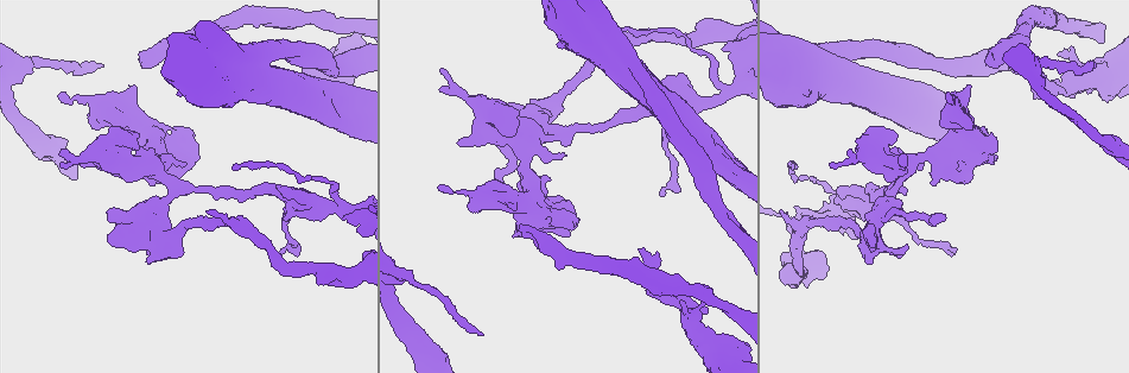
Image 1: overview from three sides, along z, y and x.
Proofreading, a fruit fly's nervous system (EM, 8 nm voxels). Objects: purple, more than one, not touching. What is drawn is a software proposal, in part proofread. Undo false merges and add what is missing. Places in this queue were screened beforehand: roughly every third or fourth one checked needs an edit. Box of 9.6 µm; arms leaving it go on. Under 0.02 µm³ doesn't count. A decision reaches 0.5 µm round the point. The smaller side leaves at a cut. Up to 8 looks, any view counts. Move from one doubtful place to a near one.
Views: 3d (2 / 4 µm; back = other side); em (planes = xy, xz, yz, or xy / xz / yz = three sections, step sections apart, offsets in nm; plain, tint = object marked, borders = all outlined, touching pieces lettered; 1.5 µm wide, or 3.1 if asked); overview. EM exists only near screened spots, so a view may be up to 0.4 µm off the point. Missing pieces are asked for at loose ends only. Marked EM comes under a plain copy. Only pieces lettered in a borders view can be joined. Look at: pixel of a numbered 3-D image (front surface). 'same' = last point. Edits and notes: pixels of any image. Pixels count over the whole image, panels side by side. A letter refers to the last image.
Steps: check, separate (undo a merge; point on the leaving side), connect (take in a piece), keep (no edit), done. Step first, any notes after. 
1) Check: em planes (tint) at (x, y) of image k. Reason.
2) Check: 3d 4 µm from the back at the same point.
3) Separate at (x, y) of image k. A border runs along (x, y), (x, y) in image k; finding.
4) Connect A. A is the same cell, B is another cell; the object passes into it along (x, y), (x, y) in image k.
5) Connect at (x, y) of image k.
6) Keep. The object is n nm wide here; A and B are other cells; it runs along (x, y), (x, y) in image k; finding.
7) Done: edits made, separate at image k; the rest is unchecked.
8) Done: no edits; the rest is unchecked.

Check: 3d 4 µm at (640, 248) of image 1.

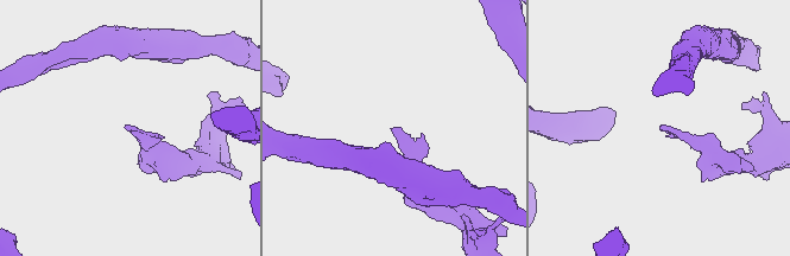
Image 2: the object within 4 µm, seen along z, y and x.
Check: em planes (tint) at (391, 129) of image 2. Need the tissue.

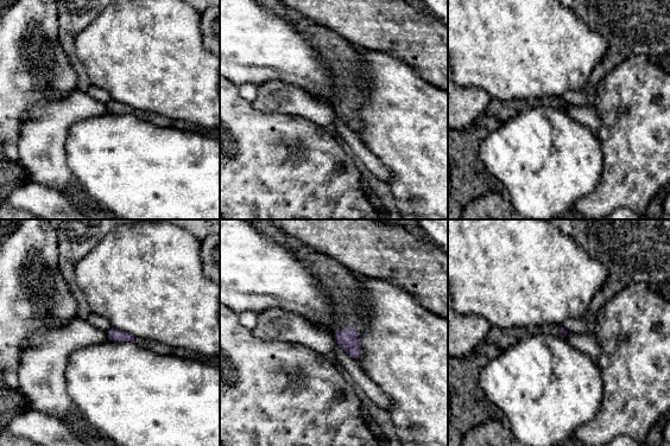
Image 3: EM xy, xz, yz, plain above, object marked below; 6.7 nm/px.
Check: em planes (borders) at the same point.

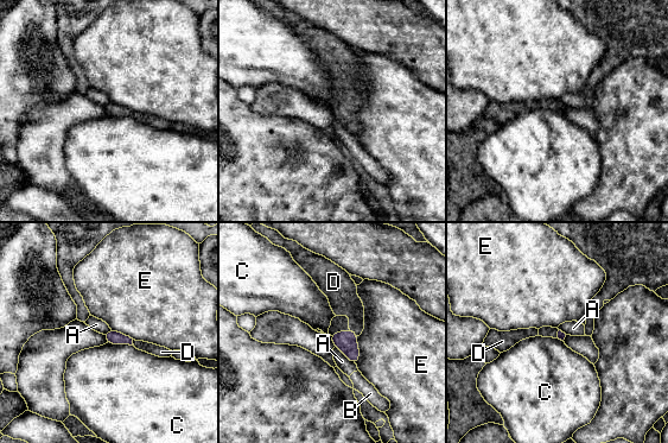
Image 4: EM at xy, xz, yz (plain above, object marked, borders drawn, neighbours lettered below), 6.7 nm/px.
Connect D. D is the same cell, A, B, C and E are other cells; the object passes into it along (347, 342), (354, 331), (343, 298) in image 4; the neuron continues.

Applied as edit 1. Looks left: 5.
Check: overview.

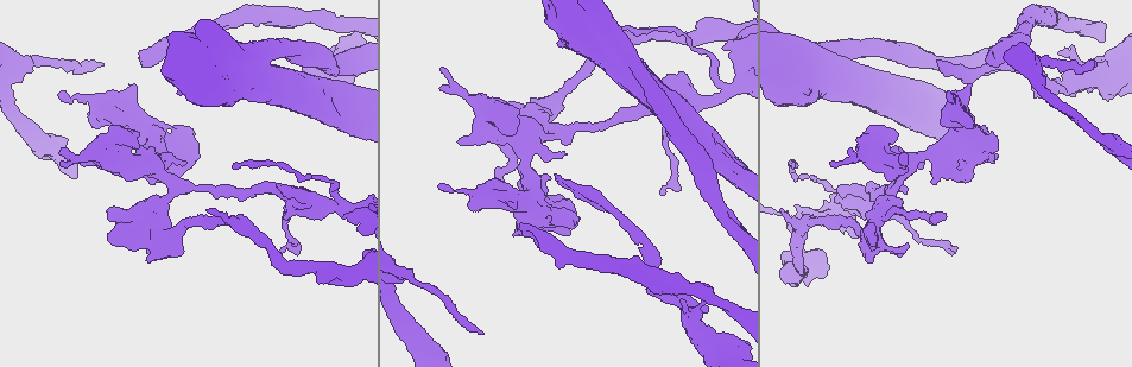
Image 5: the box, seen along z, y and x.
Check: em planes (borders) at (209, 212) of image 5. Tapers out.

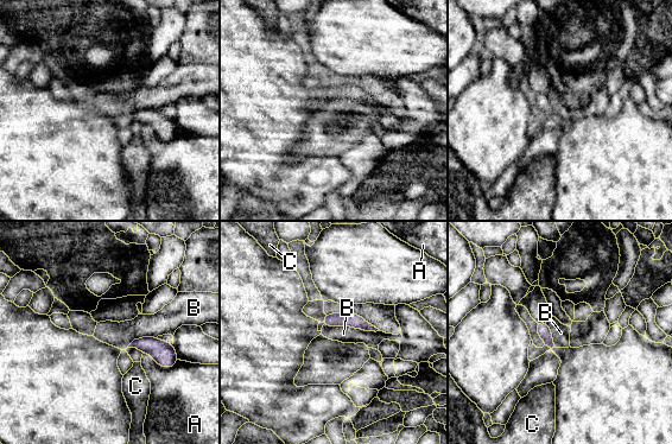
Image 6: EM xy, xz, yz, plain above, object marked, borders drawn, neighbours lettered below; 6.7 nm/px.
Keep. The longest contact is with B, 380 nm; A, B and C are other cells; it runs along (325, 322), (353, 319), (369, 328) in image 6; no lettered piece goes on from it.

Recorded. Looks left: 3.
Done: edits made, connect at image 4; the rest is unchecked.

